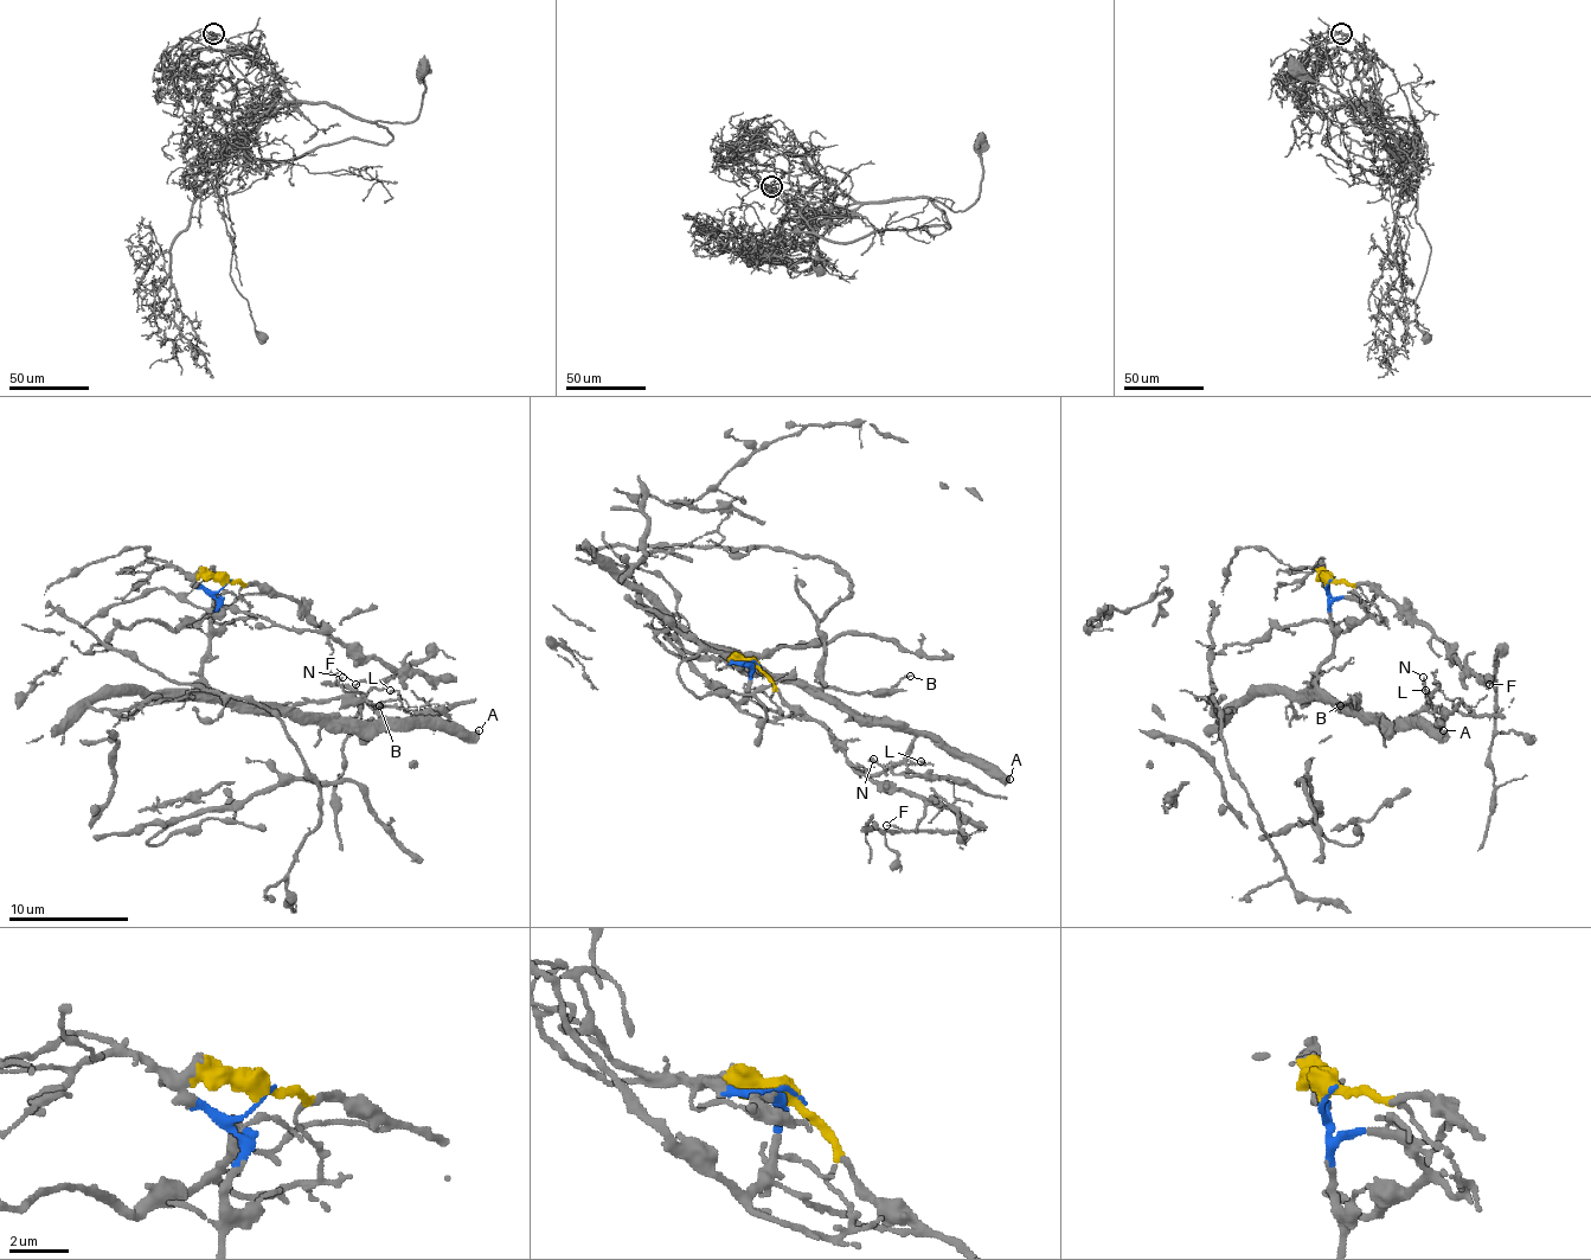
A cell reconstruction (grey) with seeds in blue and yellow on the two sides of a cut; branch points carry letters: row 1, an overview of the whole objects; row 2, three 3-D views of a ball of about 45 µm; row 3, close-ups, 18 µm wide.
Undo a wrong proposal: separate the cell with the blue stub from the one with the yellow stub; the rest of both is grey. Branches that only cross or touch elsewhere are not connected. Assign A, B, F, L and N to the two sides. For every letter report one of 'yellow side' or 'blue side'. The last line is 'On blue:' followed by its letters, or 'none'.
A: blue side
B: blue side
F: yellow side
L: blue side
N: blue side
On blue: A, B, L, N

